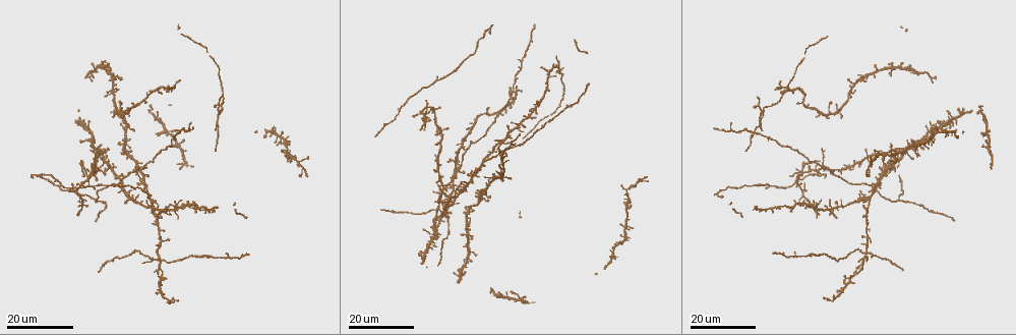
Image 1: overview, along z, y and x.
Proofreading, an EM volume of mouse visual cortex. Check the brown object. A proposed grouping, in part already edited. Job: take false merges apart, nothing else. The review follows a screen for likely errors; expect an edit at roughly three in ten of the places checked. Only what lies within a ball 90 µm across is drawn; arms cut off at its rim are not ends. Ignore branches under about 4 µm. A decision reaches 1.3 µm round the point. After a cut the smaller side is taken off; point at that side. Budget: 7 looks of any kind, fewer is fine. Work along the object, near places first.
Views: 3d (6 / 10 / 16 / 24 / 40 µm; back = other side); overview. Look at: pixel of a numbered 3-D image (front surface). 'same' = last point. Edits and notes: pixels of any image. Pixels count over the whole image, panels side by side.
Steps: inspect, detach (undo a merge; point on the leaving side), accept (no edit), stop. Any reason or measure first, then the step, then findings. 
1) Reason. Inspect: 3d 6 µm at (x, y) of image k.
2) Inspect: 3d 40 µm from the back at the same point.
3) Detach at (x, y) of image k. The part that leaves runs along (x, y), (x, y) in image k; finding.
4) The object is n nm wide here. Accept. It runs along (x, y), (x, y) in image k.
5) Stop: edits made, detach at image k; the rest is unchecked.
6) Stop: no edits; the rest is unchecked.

Arms part here. Inspect: 3d 16 µm at (419, 111) of image 1.

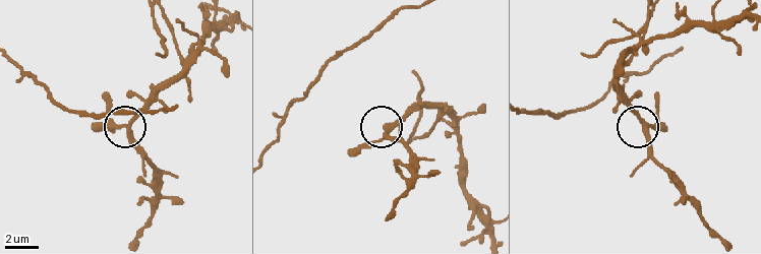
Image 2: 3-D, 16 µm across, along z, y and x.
Inspect: 3d 6 µm at (125, 125) of image 2.

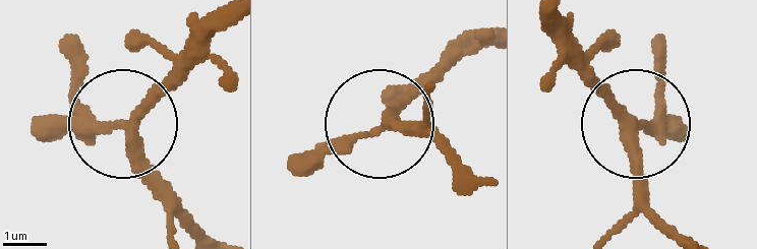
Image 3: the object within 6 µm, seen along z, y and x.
Inspect: 3d 6 µm from the back at (124, 129) of image 3.

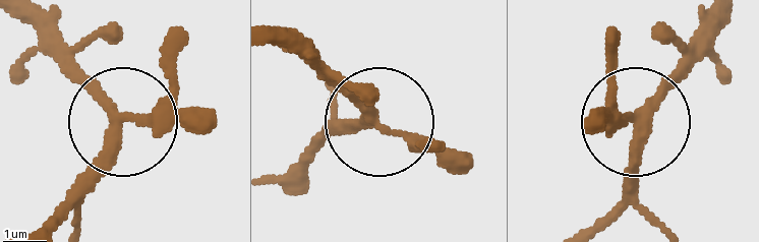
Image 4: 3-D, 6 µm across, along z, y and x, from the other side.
The object is 270 nm wide here. Accept. Continuous, no second neuron.

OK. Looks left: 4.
Two arms at a narrow angle. Inspect: 3d 24 µm at (440, 130) of image 1.

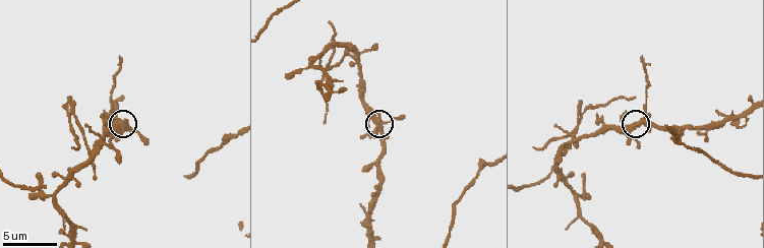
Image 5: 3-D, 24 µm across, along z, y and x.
Inspect: 3d 10 µm at (376, 129) of image 5.

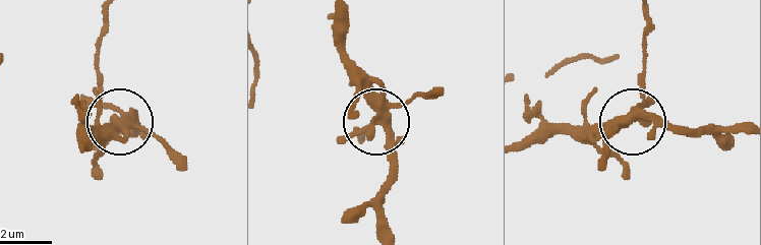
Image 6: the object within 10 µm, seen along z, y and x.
The side arm is 7 µm long. Accept. It runs along (741, 131), (708, 125), (676, 131), (632, 116), (642, 68) in image 6; all the same neuron.

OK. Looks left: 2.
Arms part here. Inspect: 3d 16 µm at (466, 187) of image 1.

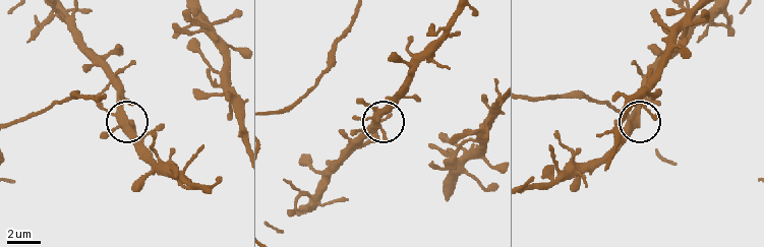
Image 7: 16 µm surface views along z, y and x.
Inspect: 3d 6 µm at (635, 113) of image 7.

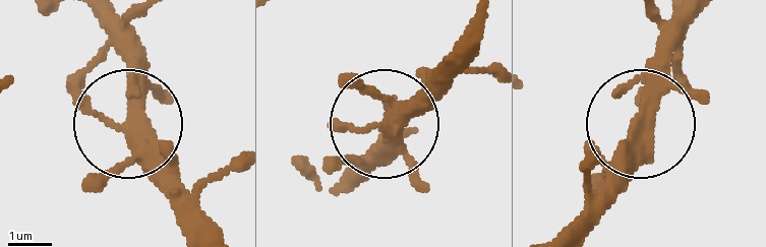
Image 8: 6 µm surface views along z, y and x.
3 arms meet here. Accept. Continuous, no second neuron.

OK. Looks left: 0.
Stop: no edits; the rest is unchecked.

